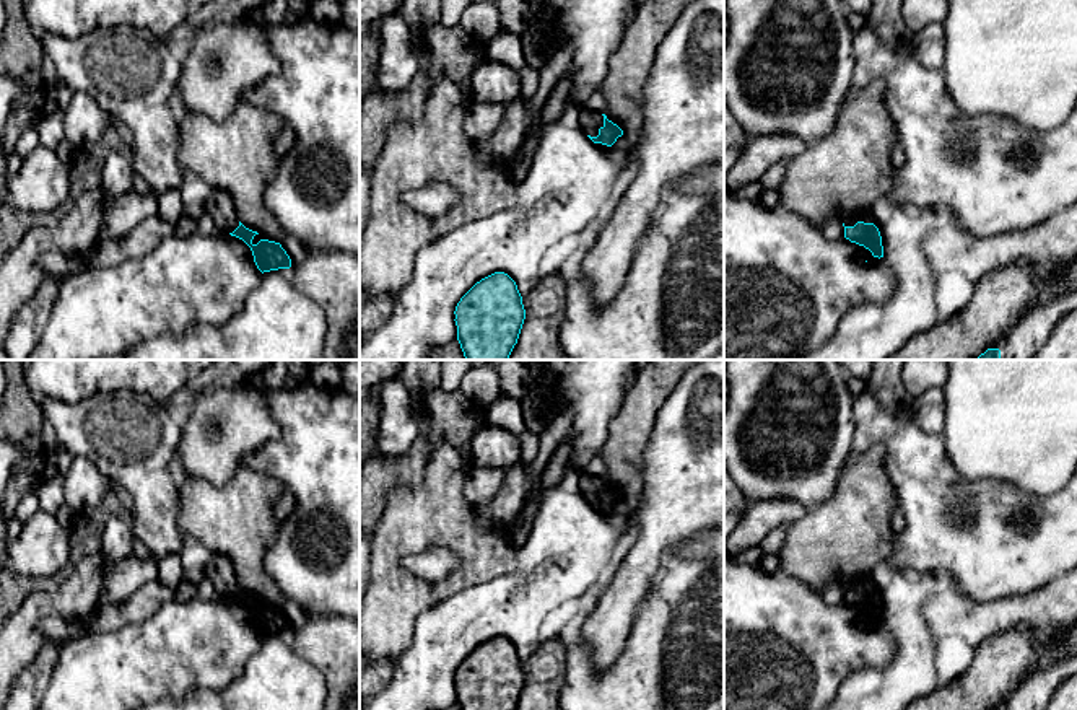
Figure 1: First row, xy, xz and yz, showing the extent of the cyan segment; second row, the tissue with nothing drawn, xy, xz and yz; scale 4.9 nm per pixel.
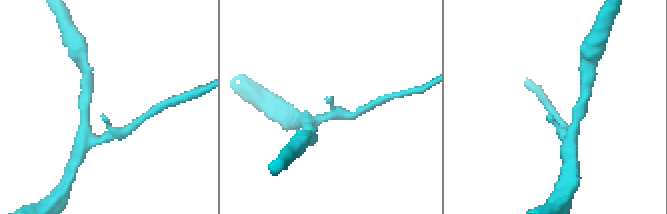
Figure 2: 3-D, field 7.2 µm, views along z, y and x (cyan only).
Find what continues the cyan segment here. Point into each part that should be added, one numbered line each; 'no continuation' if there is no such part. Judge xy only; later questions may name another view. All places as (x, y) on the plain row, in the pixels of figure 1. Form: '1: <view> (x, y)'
1: xy (220, 572)

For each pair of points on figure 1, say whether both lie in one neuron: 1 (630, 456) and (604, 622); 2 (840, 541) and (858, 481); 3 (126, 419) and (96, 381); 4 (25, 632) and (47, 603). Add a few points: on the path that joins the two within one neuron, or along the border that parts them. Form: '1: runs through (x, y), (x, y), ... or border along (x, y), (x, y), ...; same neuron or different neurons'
1: border along (643, 461), (641, 492), (633, 500); different neurons
2: runs through (853, 526), (858, 513), (858, 495); same neuron
3: border along (116, 398), (93, 396), (72, 404); different neurons
4: runs through (25, 624), (39, 609); same neuron

